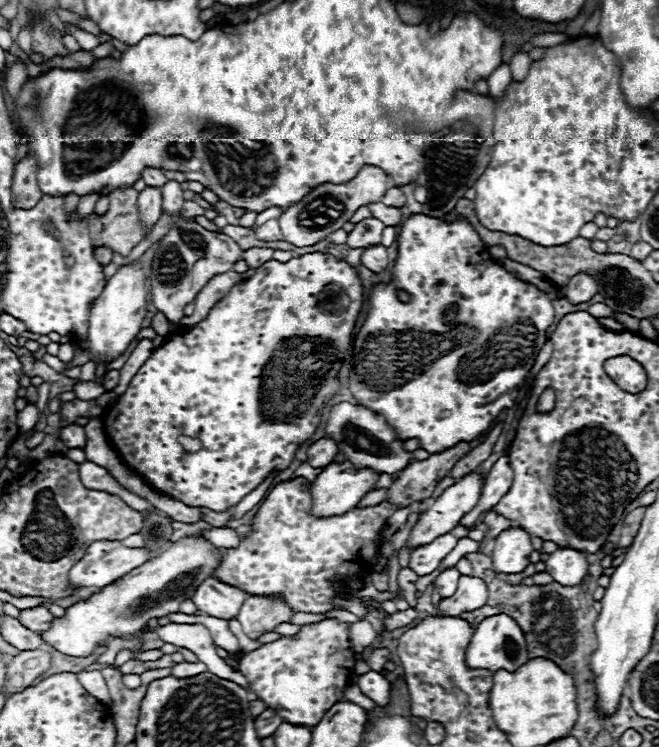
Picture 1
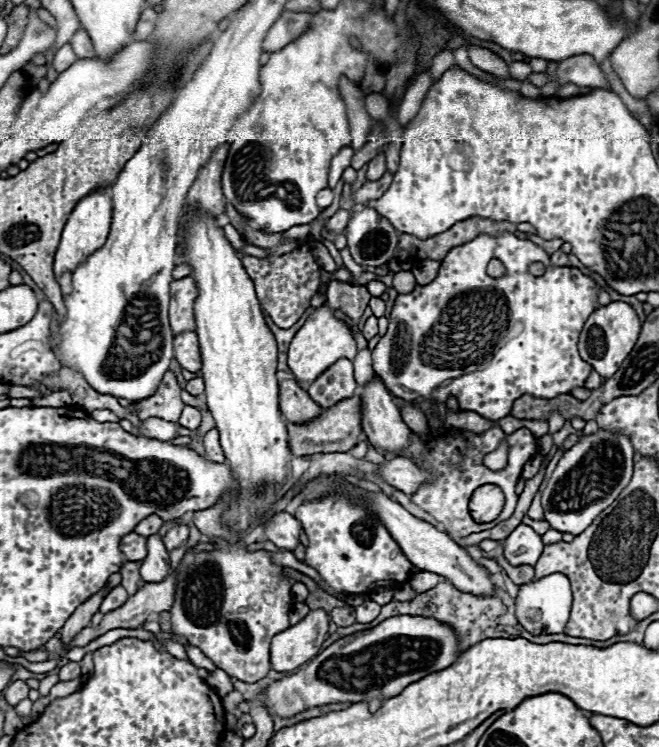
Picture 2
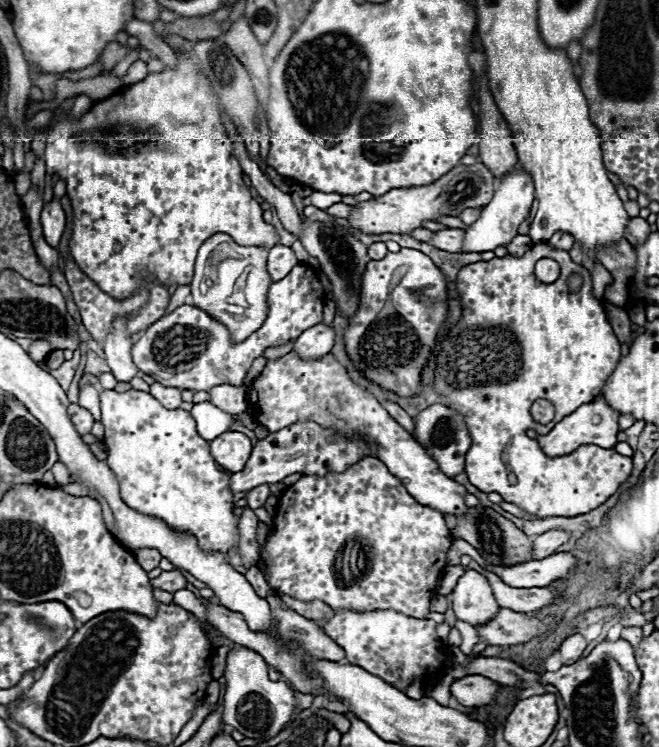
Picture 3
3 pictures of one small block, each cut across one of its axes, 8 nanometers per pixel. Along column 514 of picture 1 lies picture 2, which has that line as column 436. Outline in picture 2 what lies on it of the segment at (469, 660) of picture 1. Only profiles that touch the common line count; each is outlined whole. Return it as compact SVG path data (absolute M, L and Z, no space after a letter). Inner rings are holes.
M394 616L376 628L340 638L310 660L298 674L272 682L264 694L254 698L254 702L264 704L270 714L280 714L284 718L330 702L354 704L368 700L370 710L376 710L380 698L392 698L410 682L420 680L428 672L446 668L456 662L460 652L462 648L458 648L456 634L446 624L422 616Z

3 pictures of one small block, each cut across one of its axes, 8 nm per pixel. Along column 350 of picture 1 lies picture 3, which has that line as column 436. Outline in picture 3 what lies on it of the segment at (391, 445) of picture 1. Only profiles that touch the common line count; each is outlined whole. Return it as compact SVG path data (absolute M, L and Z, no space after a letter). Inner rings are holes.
M432 404L422 412L418 412L418 416L414 418L414 434L424 448L430 448L432 458L438 462L440 470L446 476L454 478L460 472L464 472L464 456L470 448L470 436L468 430L464 428L464 416L460 416L456 410L444 404Z

